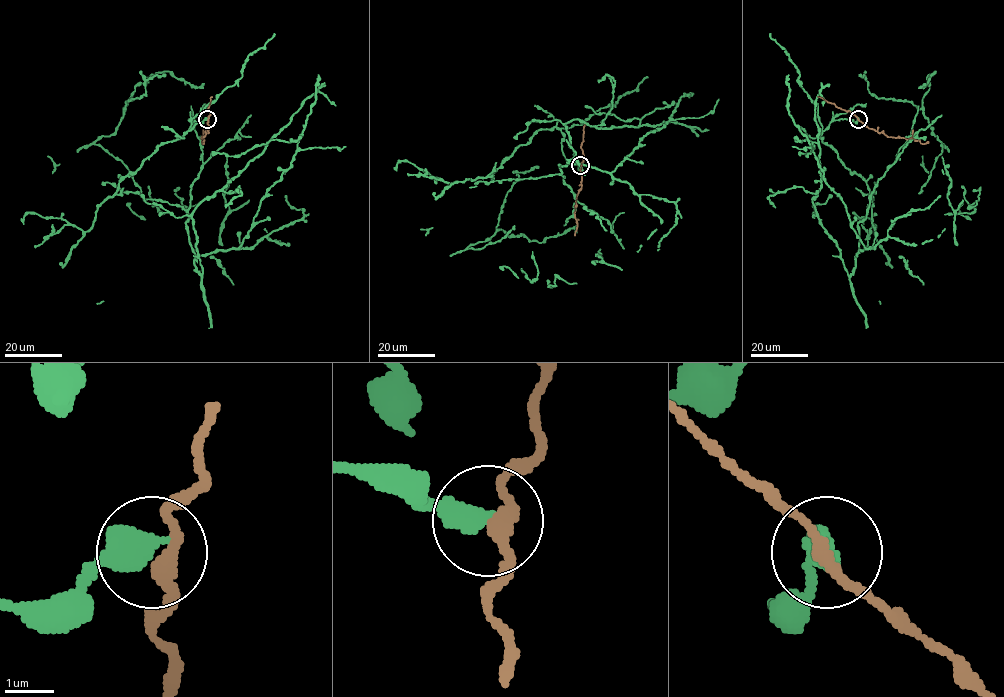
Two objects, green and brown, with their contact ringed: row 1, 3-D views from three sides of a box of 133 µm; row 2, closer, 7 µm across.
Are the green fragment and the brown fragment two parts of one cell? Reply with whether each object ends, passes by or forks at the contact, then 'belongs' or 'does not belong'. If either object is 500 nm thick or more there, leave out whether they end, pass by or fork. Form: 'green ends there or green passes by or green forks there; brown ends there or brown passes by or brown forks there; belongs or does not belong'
does not belong

